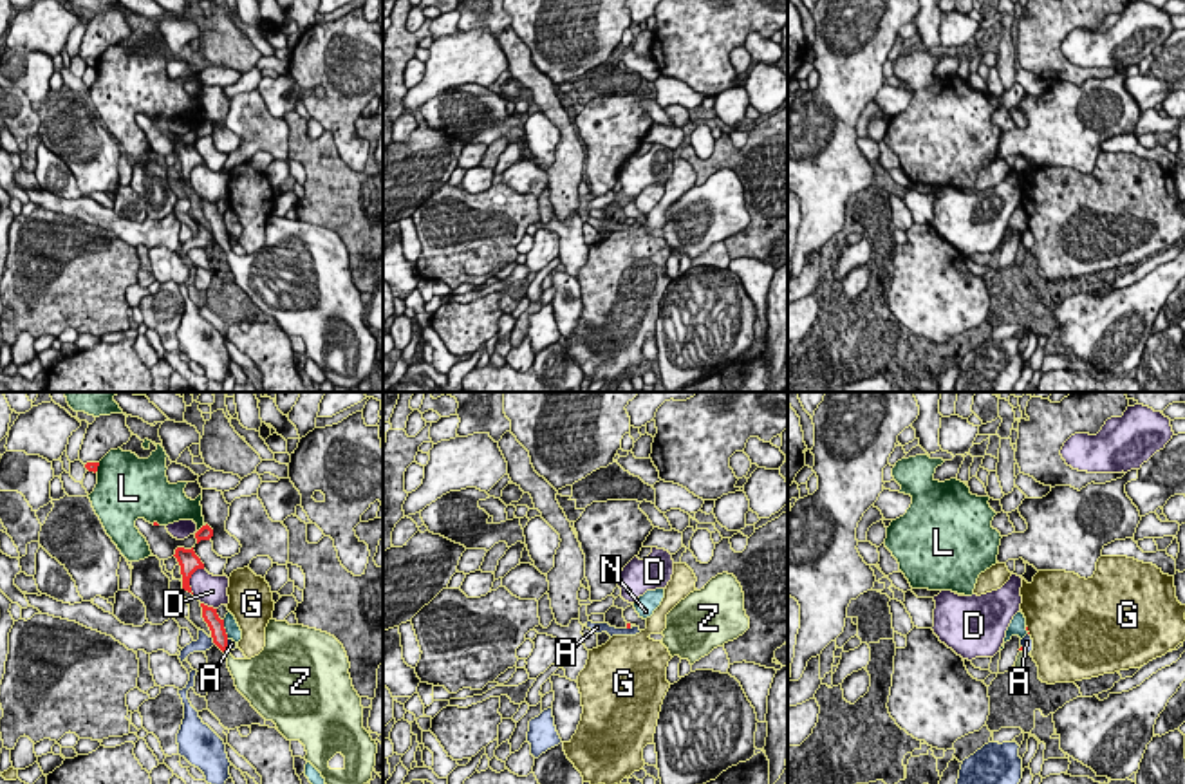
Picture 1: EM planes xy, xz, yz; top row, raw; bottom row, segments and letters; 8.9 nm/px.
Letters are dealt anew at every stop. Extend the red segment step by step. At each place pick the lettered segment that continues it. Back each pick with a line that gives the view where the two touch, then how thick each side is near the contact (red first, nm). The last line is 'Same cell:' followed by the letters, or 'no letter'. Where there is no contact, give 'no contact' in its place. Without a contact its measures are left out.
Z: meets red in xy; 140 nm thick on the red side, 220 nm on the other
Same cell: Z

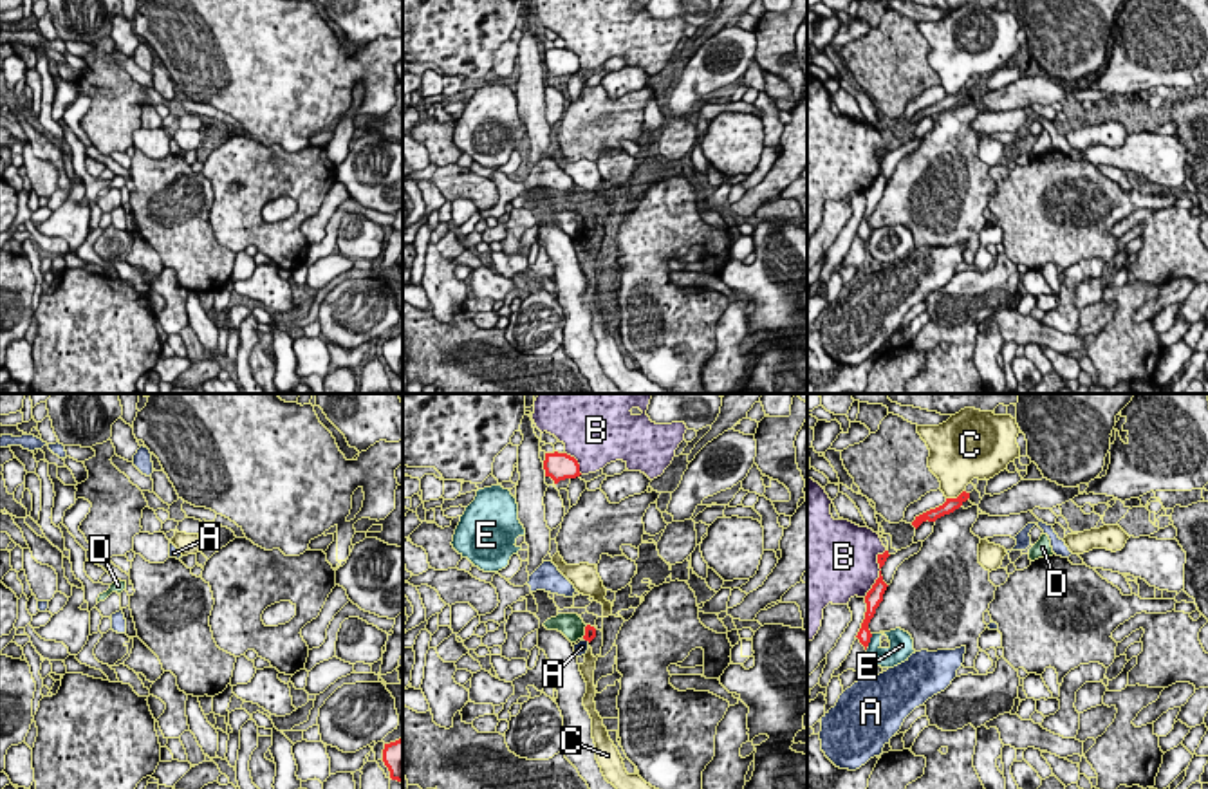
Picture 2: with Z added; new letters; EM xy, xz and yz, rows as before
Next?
Same cell: no letter

